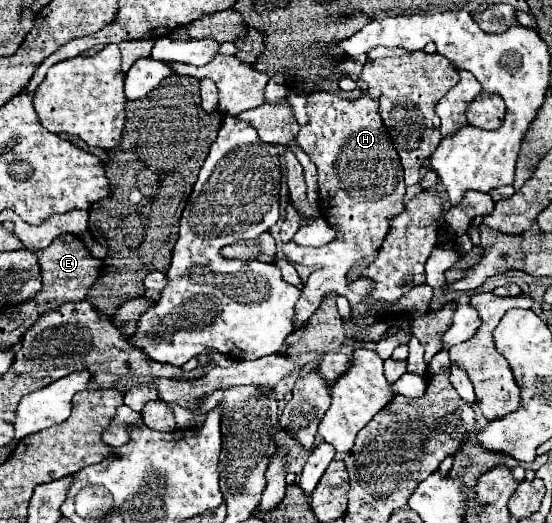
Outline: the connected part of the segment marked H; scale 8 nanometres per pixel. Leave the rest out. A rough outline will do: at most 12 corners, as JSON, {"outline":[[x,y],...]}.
{"outline":[[312,93],[296,143],[336,225],[304,327],[404,209],[400,157],[362,93]]}

